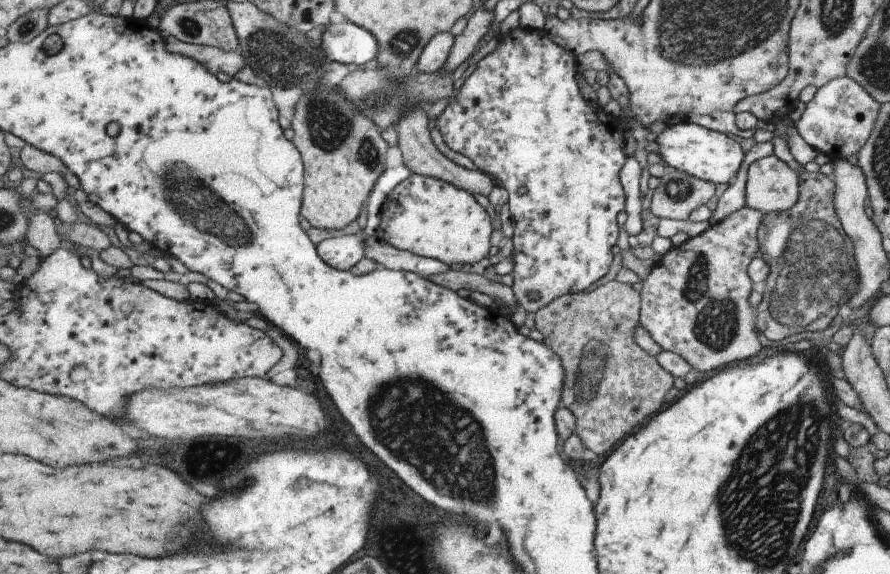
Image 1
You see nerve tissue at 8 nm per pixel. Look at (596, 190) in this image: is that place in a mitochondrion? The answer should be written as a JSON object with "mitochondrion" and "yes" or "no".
{"mitochondrion":"no"}

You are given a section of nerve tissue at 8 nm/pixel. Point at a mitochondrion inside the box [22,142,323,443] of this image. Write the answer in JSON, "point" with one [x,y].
{"point":[188,195]}

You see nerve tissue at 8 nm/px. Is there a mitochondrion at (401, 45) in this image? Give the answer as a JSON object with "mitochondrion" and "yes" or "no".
{"mitochondrion":"yes"}

